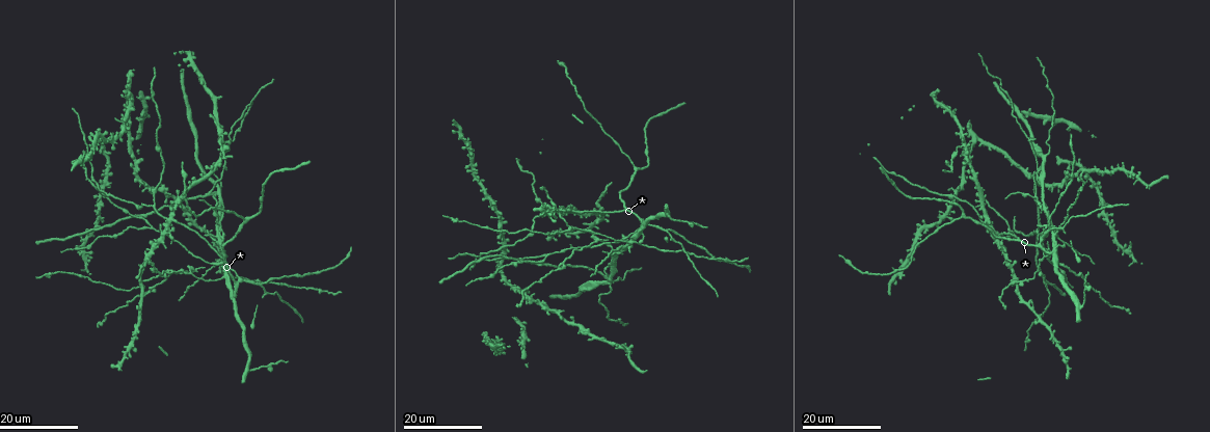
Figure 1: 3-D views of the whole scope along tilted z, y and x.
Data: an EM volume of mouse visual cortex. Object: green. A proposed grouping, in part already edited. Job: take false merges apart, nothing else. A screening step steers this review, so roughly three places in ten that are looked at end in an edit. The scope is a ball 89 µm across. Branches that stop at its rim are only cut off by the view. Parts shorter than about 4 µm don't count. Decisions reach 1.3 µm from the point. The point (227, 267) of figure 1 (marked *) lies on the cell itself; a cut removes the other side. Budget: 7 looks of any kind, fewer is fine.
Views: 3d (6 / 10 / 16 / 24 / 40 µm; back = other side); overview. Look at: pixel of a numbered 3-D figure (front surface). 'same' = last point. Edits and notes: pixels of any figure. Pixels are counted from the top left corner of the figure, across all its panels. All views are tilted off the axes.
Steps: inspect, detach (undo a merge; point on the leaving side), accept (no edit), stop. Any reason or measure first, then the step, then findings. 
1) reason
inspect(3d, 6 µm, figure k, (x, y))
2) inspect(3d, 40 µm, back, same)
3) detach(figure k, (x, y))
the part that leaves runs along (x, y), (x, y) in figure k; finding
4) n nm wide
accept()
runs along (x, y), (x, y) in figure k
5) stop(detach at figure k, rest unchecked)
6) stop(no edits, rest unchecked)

a fork
inspect(3d, 16 µm, figure 1, (189, 272))

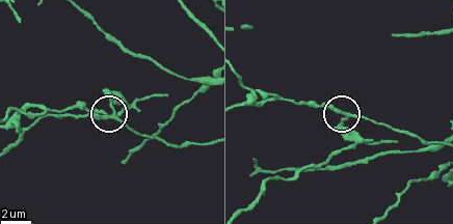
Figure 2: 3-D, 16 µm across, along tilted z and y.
closer look
inspect(3d, 10 µm, figure 2, (343, 115))

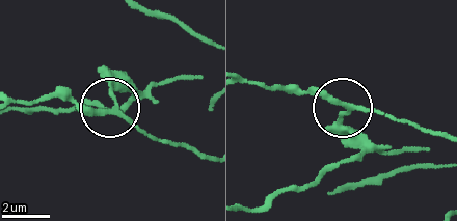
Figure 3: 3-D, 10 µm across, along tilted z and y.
side arm 41 µm
detach(figure 3, (114, 73))
a second cell is stuck on

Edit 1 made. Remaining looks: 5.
side arm on a straight run
inspect(3d, 16 µm, figure 1, (169, 271))

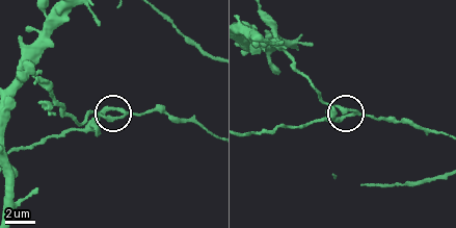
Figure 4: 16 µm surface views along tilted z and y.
inspect(3d, 10 µm, figure 4, (107, 117))

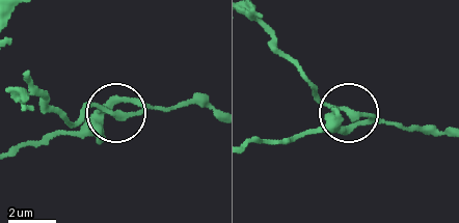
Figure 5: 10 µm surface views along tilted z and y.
detach(figure 5, (111, 112))
the part that leaves runs along (143, 106), (128, 113), (87, 111), (68, 120), (30, 85) in figure 5; a second cell is stuck on

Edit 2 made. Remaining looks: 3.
four arms meet
inspect(3d, 24 µm, figure 1, (171, 216))

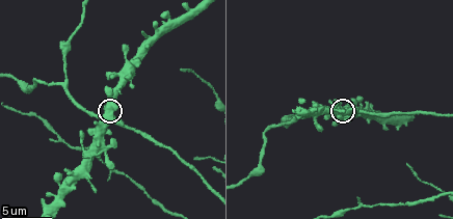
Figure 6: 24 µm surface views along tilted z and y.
closer look
inspect(3d, 10 µm, figure 6, (109, 111))

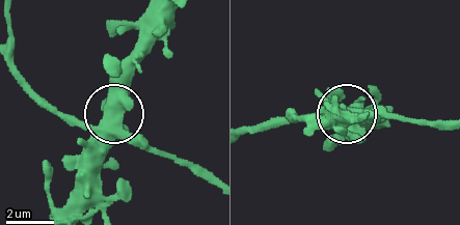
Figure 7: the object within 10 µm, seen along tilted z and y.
from behind
inspect(3d, 10 µm, back, figure 7, (109, 112))

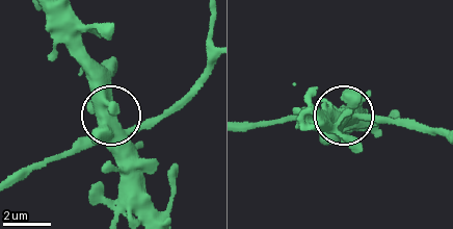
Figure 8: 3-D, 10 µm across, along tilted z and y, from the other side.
accept()
one cell here

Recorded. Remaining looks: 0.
stop(detach at figure 3, detach at figure 5, rest unchecked)

